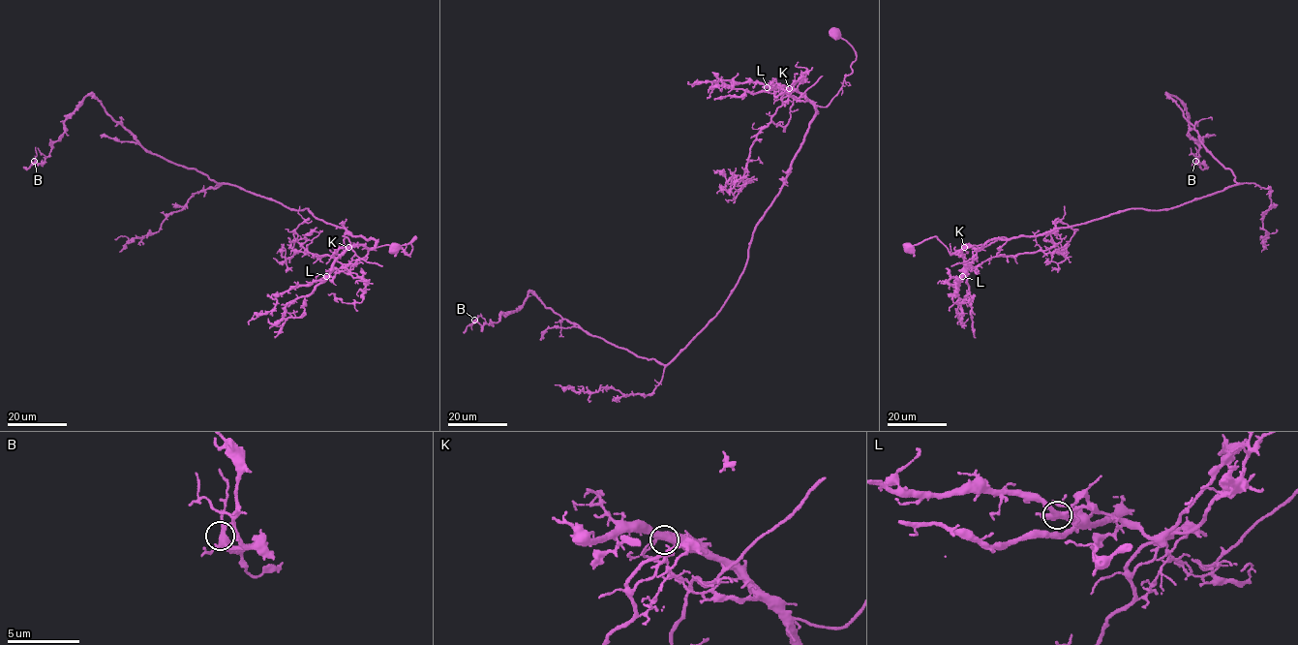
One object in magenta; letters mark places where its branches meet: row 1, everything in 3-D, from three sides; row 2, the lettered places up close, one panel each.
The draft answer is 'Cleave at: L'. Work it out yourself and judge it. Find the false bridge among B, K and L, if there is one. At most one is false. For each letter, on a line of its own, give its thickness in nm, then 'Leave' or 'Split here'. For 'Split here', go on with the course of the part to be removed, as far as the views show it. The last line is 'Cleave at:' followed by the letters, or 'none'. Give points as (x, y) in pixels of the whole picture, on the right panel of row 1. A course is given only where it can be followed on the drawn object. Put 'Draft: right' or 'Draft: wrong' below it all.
B: Thickness 400 nm. Leave
K: Thickness 440 nm. Leave
L: Thickness 420 nm. Split here. Course of the part to remove: (962, 276), (969, 268), (993, 256), (1044, 253), (1063, 247), (1074, 232), (1061, 220), (1064, 206)
Cleave at: L
Draft: right

